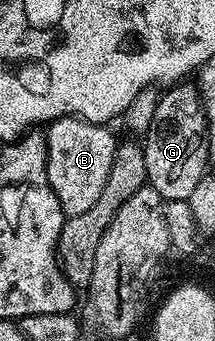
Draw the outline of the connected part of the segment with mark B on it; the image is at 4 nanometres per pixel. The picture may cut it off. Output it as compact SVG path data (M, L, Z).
M77 117L54 119L48 124L47 177L66 216L91 209L91 205L95 205L95 197L103 193L103 185L107 185L107 173L111 173L119 142L118 136L113 136L109 129L105 125L83 125Z

